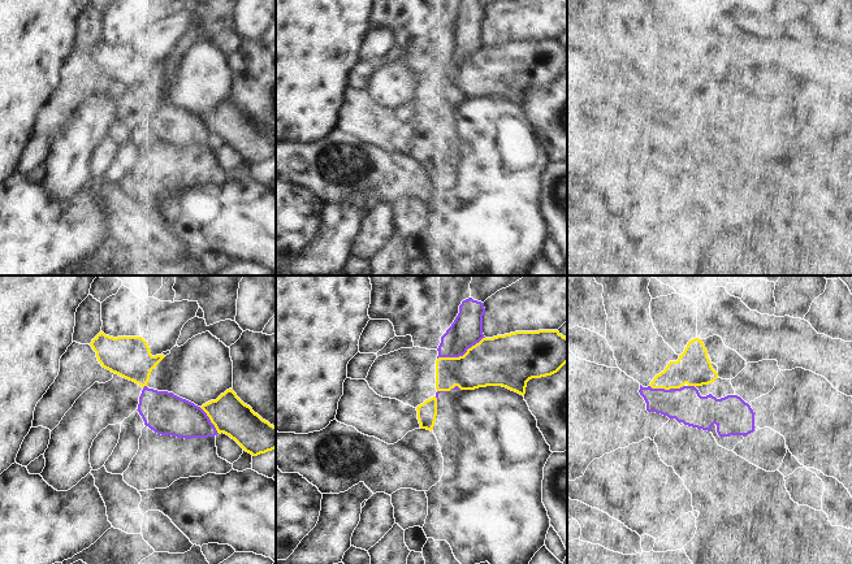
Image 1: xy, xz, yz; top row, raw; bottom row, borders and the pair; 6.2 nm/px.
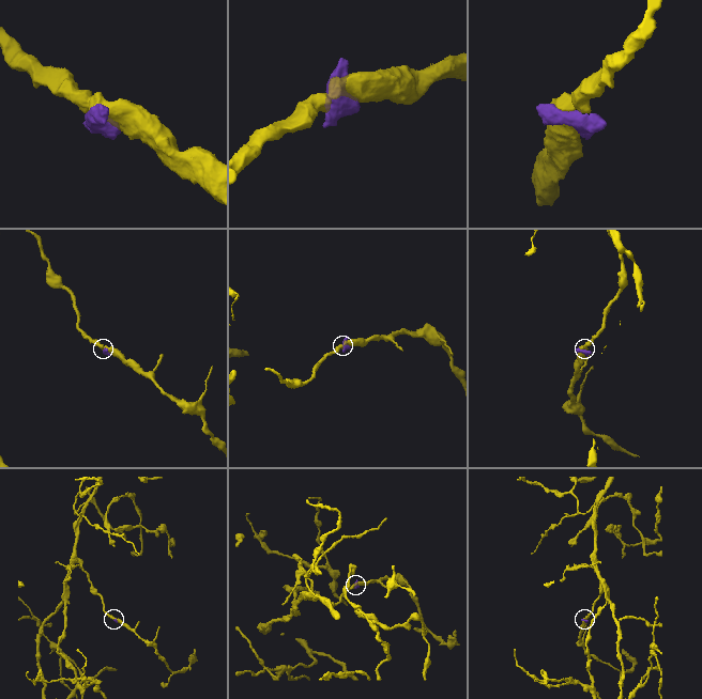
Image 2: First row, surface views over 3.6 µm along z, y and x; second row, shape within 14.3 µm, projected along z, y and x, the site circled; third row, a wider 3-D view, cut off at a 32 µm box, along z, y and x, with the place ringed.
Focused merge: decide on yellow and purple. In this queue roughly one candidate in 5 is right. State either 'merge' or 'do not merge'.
do not merge

